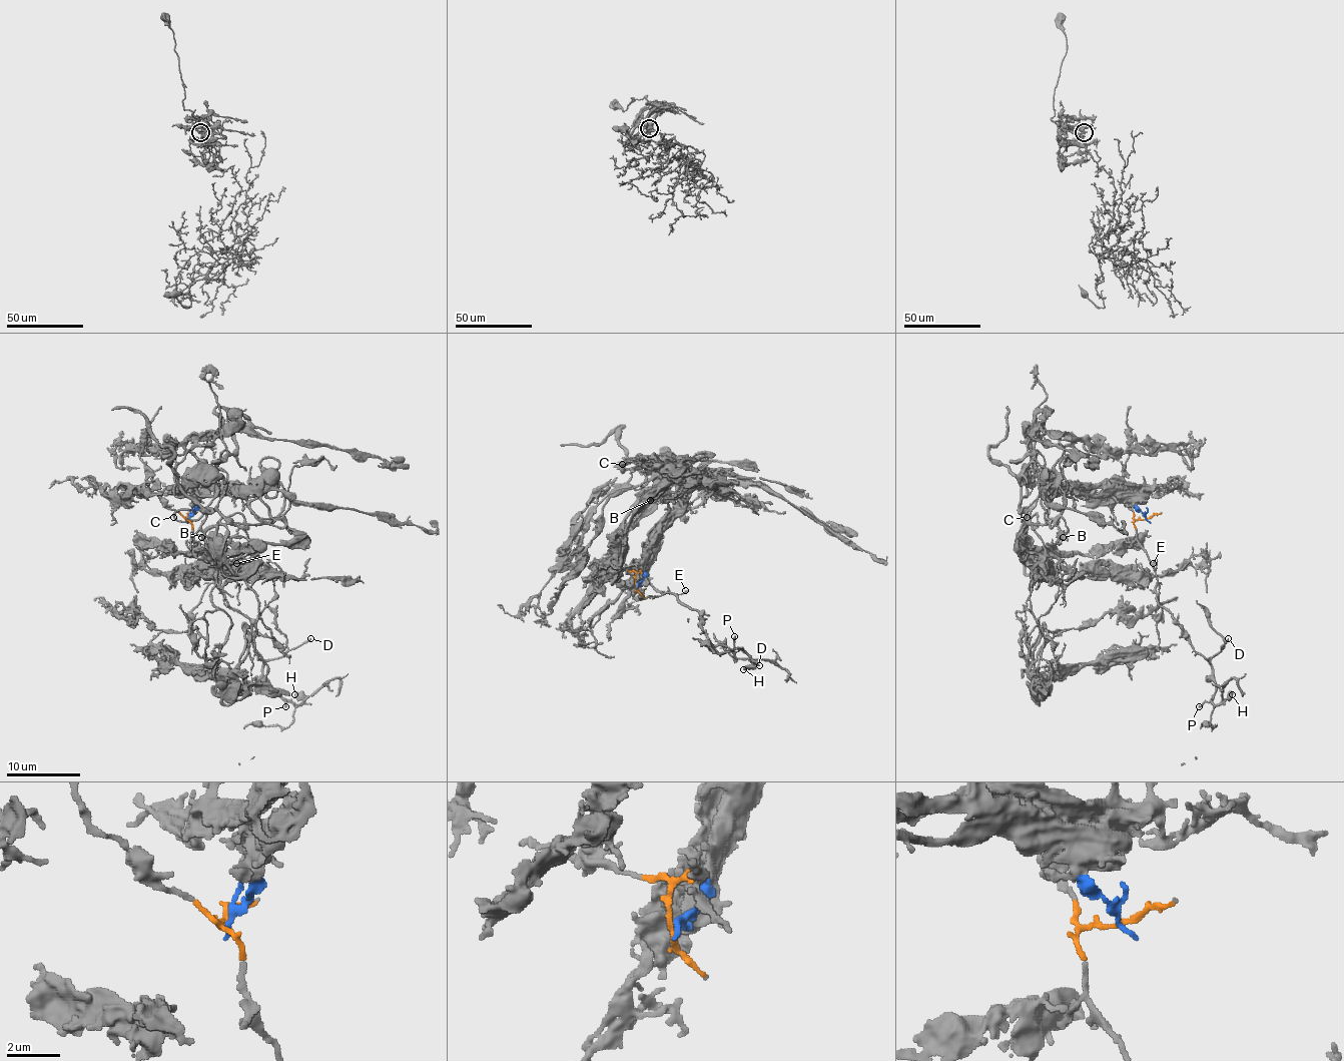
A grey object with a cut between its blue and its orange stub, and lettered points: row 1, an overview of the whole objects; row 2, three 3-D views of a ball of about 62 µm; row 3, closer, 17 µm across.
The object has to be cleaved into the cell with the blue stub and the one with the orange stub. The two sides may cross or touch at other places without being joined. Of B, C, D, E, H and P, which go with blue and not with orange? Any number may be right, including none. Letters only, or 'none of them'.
B, C

